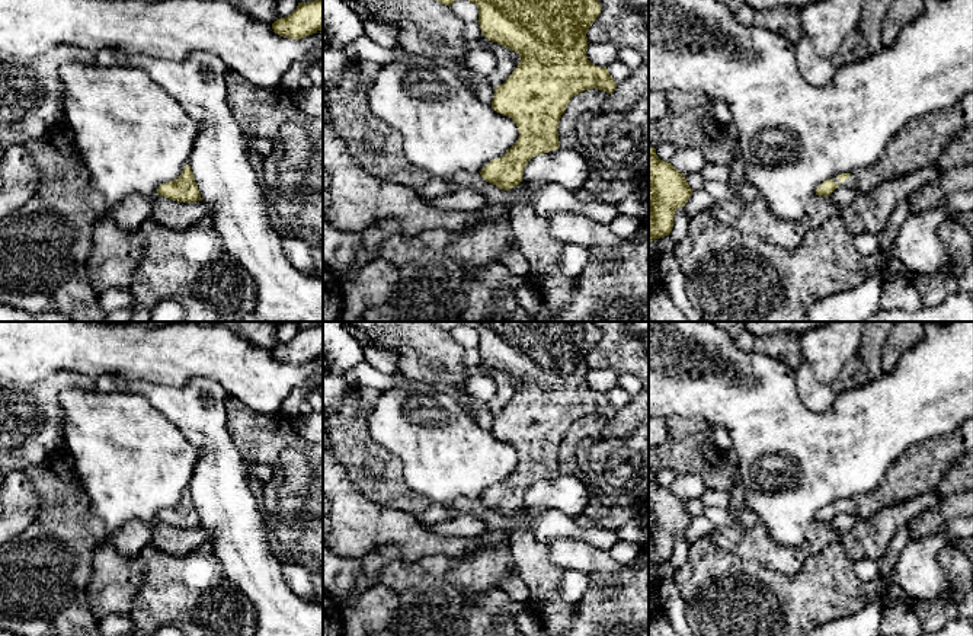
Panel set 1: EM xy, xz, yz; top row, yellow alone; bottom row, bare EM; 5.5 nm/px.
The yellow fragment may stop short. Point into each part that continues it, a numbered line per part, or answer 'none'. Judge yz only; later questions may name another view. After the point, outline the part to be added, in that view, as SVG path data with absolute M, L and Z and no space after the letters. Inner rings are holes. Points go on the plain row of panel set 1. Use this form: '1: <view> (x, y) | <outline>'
1: yz (851, 510) | M851 499L851 502L845 506L845 508L841 508L838 504L833 504L833 508L841 512L845 512L845 514L849 514L849 515L857 515L857 508Z

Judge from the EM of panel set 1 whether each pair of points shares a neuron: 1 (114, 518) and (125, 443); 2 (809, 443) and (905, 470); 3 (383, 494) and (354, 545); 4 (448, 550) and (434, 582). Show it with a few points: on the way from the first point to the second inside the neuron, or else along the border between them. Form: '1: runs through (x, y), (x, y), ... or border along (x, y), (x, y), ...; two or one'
1: runs through (115, 499), (125, 478), (125, 462); one
2: border along (918, 443), (912, 444), (870, 491); two
3: border along (351, 482), (368, 499), (410, 513); two
4: border along (479, 547), (458, 559), (444, 556), (428, 558); two

